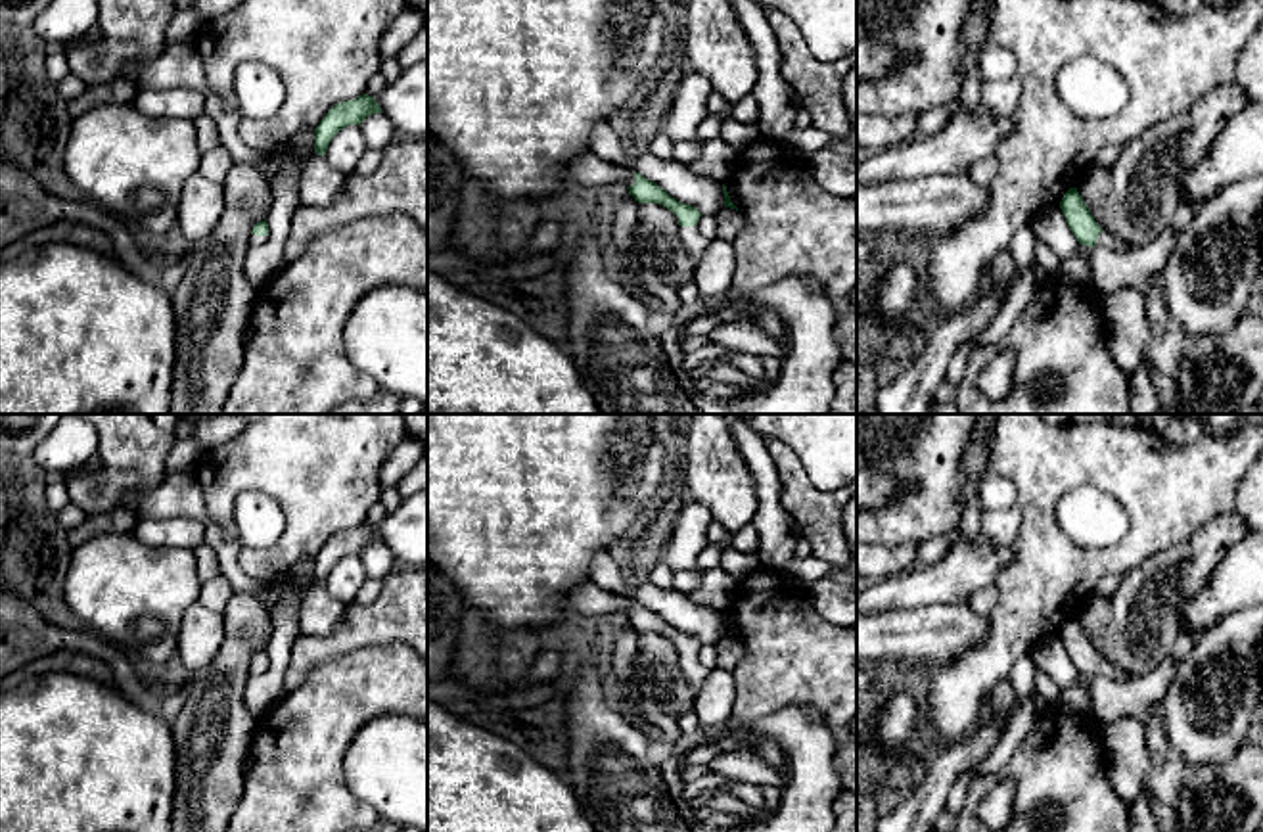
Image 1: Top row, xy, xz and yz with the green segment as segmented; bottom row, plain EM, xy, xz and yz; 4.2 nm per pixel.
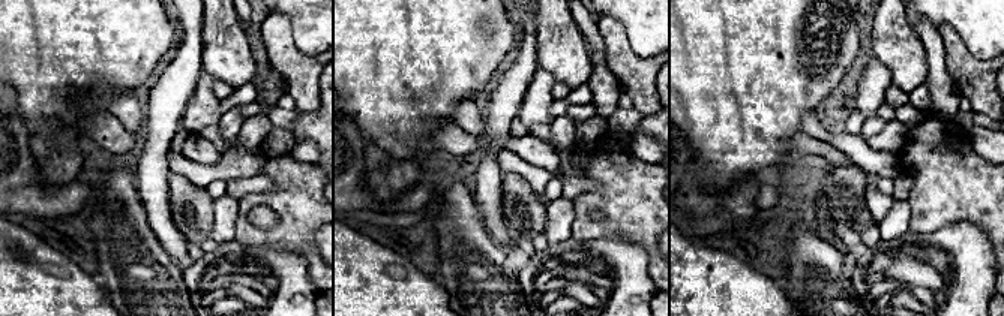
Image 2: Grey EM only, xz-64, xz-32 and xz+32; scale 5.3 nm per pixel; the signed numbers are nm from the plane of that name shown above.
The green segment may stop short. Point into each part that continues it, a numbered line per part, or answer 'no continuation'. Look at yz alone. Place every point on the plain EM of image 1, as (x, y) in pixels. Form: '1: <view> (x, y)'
1: yz (1104, 668)

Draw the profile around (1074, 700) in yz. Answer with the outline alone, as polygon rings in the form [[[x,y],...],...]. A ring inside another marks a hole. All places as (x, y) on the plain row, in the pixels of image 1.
[[[1081,675],[1071,686],[1060,690],[1058,698],[1048,705],[1083,721],[1106,740],[1106,723],[1094,713],[1091,705],[1092,679],[1094,677]]]

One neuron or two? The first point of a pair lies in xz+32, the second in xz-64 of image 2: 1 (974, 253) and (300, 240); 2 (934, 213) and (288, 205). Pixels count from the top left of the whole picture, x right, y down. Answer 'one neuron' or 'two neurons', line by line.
1: two neurons
2: one neuron

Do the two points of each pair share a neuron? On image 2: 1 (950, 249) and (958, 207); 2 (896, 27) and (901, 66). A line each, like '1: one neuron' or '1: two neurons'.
1: two neurons
2: one neuron

